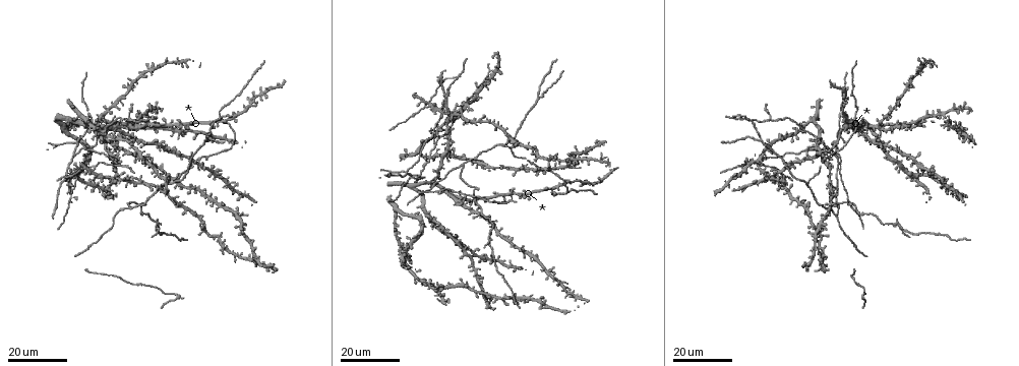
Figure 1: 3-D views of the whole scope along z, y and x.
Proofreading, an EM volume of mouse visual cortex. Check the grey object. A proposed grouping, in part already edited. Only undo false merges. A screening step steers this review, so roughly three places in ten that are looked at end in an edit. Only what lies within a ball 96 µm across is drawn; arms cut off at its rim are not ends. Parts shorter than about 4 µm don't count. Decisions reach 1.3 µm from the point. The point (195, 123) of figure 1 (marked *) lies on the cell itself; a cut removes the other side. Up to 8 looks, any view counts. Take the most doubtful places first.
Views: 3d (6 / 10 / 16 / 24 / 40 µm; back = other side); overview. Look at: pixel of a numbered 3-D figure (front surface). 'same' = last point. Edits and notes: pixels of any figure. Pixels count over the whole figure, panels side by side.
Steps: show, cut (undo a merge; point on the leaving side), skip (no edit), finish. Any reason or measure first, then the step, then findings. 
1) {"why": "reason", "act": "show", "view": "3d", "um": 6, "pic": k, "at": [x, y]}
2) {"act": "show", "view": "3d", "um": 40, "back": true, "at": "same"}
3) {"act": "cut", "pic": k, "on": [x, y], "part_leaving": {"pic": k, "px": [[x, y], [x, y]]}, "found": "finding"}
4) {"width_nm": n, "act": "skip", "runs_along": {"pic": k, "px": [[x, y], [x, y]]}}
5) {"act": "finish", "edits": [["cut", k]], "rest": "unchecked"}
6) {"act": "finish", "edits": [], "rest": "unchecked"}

{"why": "four arms meet", "act": "show", "view": "3d", "um": 24, "pic": 1, "at": [132, 118]}

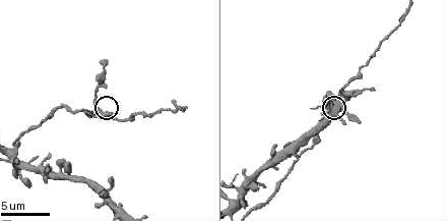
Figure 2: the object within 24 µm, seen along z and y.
{"why": "zoom in", "act": "show", "view": "3d", "um": 6, "pic": 2, "at": [100, 112]}

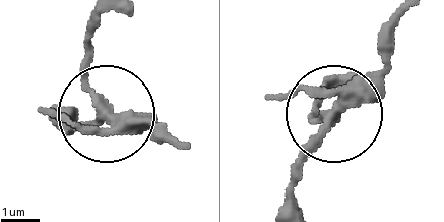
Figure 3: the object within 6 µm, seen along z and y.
{"arms": 4, "act": "skip", "found": "one cell here"}

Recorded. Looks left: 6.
{"why": "branch point", "act": "show", "view": "3d", "um": 24, "pic": 1, "at": [457, 78]}

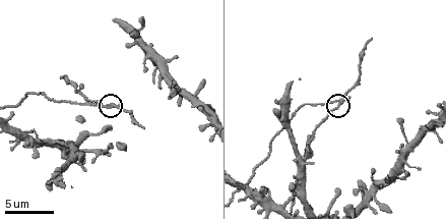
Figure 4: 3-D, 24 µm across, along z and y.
{"why": "zoom in", "act": "show", "view": "3d", "um": 6, "pic": 4, "at": [111, 103]}

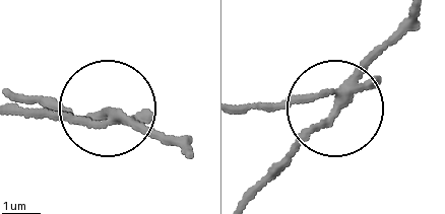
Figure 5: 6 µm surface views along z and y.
{"act": "cut", "pic": 5, "on": [70, 123], "part_leaving": {"pic": 5, "px": [[118, 126], [14, 105]]}, "found": "two cells meet here"}

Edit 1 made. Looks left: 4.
{"why": "three arms meet", "act": "show", "view": "3d", "um": 24, "pic": 1, "at": [429, 157]}

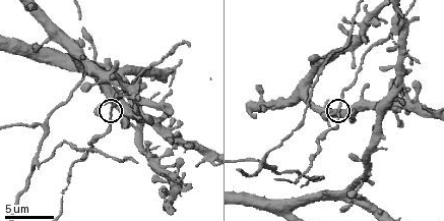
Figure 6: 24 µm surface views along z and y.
{"act": "show", "view": "3d", "um": 6, "pic": 6, "at": [113, 109]}

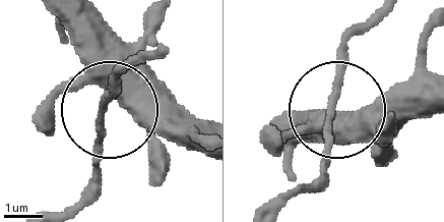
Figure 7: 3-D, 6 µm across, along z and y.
{"arms": 3, "act": "skip", "found": "continuous, no second cell"}

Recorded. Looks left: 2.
{"act": "show", "view": "3d", "um": 10, "pic": 6, "at": [314, 178]}

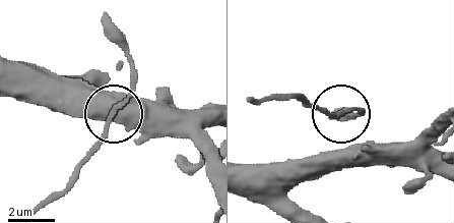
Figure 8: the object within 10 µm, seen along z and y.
{"arms": 3, "act": "skip", "runs_along": {"pic": 8, "px": [[438, 174], [357, 145], [341, 114], [361, 114]]}, "found": "one cell here"}

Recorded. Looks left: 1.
{"act": "finish", "edits": [["cut", 5]], "rest": "unchecked"}

